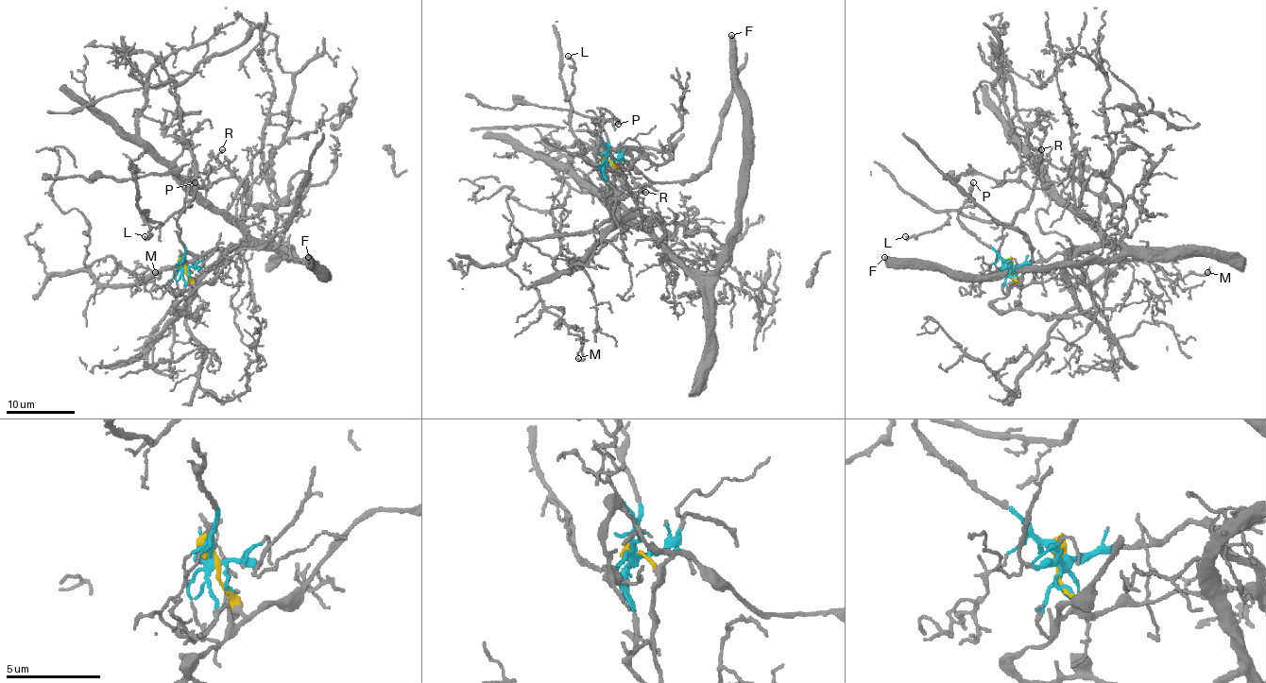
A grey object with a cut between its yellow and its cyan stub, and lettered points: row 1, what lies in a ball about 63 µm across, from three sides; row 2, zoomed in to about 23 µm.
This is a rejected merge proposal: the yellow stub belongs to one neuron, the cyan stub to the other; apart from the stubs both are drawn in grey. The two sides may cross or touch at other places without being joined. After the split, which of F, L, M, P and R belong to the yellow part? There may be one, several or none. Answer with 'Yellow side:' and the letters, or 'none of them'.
Yellow side: none of them

